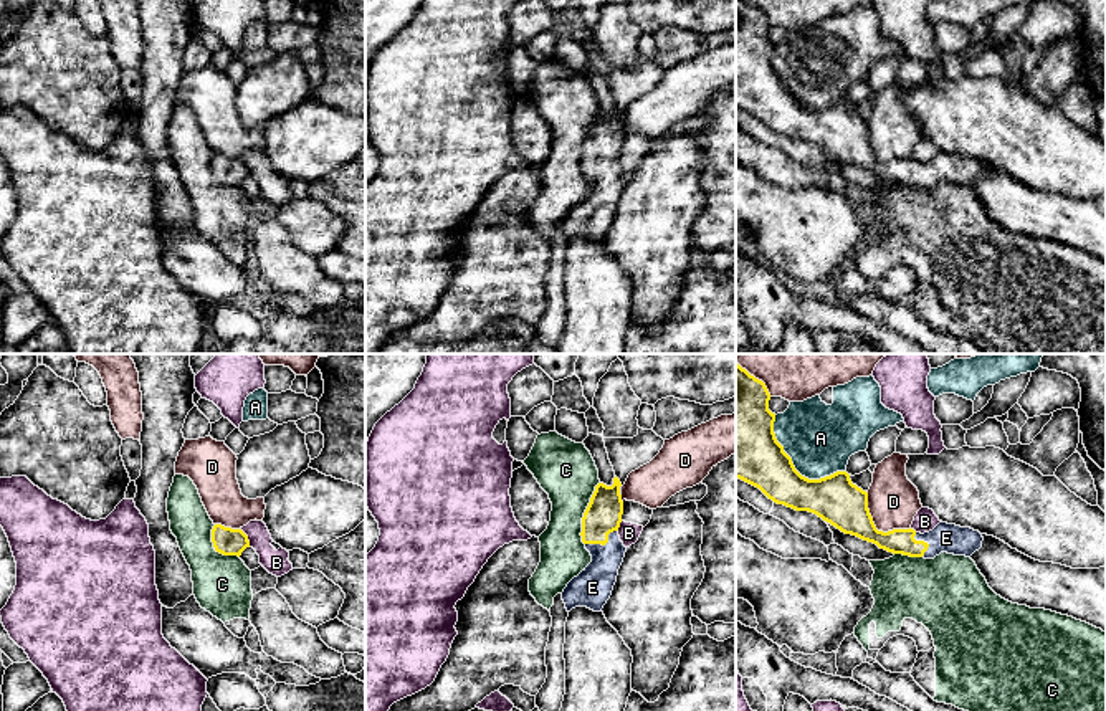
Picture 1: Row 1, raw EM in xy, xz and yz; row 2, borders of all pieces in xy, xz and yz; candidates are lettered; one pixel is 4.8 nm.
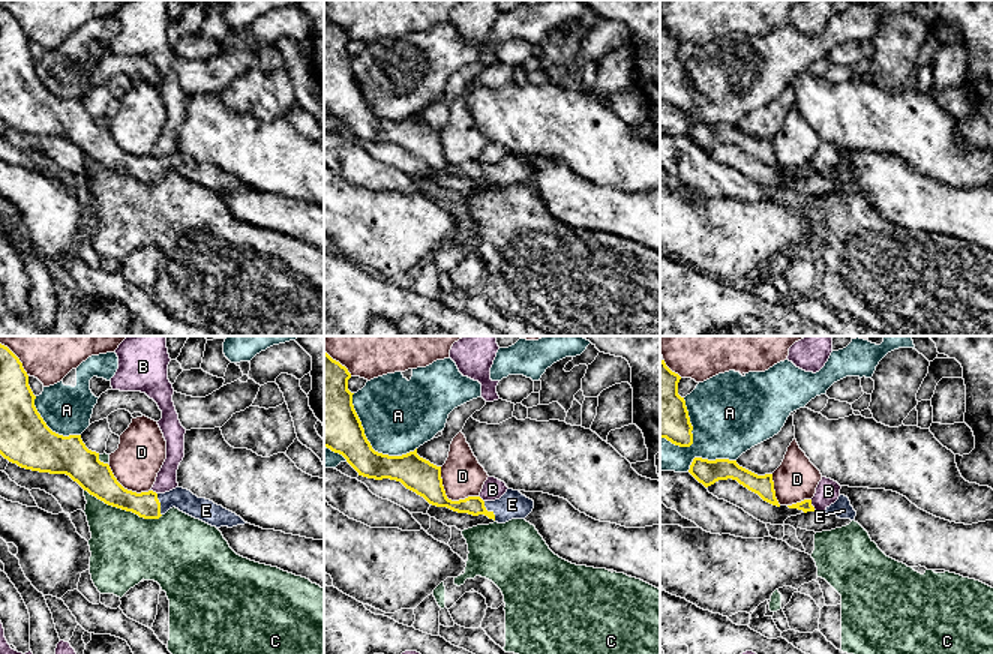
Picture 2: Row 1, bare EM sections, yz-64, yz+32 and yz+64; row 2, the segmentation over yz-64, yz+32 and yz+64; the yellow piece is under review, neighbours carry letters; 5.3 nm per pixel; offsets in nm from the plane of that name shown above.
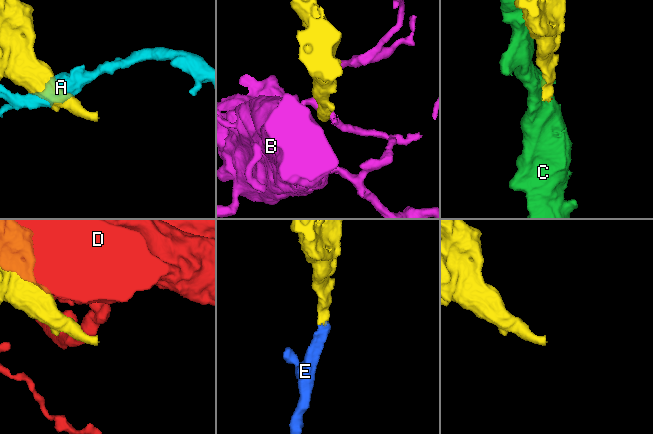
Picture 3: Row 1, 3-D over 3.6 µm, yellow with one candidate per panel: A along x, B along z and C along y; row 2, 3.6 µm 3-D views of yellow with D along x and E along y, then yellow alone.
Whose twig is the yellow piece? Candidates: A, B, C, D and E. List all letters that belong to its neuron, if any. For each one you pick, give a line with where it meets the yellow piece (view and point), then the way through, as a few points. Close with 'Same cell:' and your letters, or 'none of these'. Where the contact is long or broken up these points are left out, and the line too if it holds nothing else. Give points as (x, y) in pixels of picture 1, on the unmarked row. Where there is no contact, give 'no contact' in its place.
E: meets yellow in xz at (604, 174); runs through xz (602, 146), (604, 174), (604, 199), (592, 217)
Same cell: E

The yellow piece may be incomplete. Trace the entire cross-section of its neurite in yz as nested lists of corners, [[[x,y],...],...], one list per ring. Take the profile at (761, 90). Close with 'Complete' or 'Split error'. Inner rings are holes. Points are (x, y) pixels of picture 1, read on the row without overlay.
[[[736,0],[736,107],[759,117],[769,129],[795,141],[808,141],[845,164],[893,184],[934,188],[941,182],[970,187],[982,177],[982,164],[939,152],[929,162],[878,160],[868,139],[868,122],[846,101],[820,109],[802,106],[774,63],[765,13],[747,0]]]. Split error

